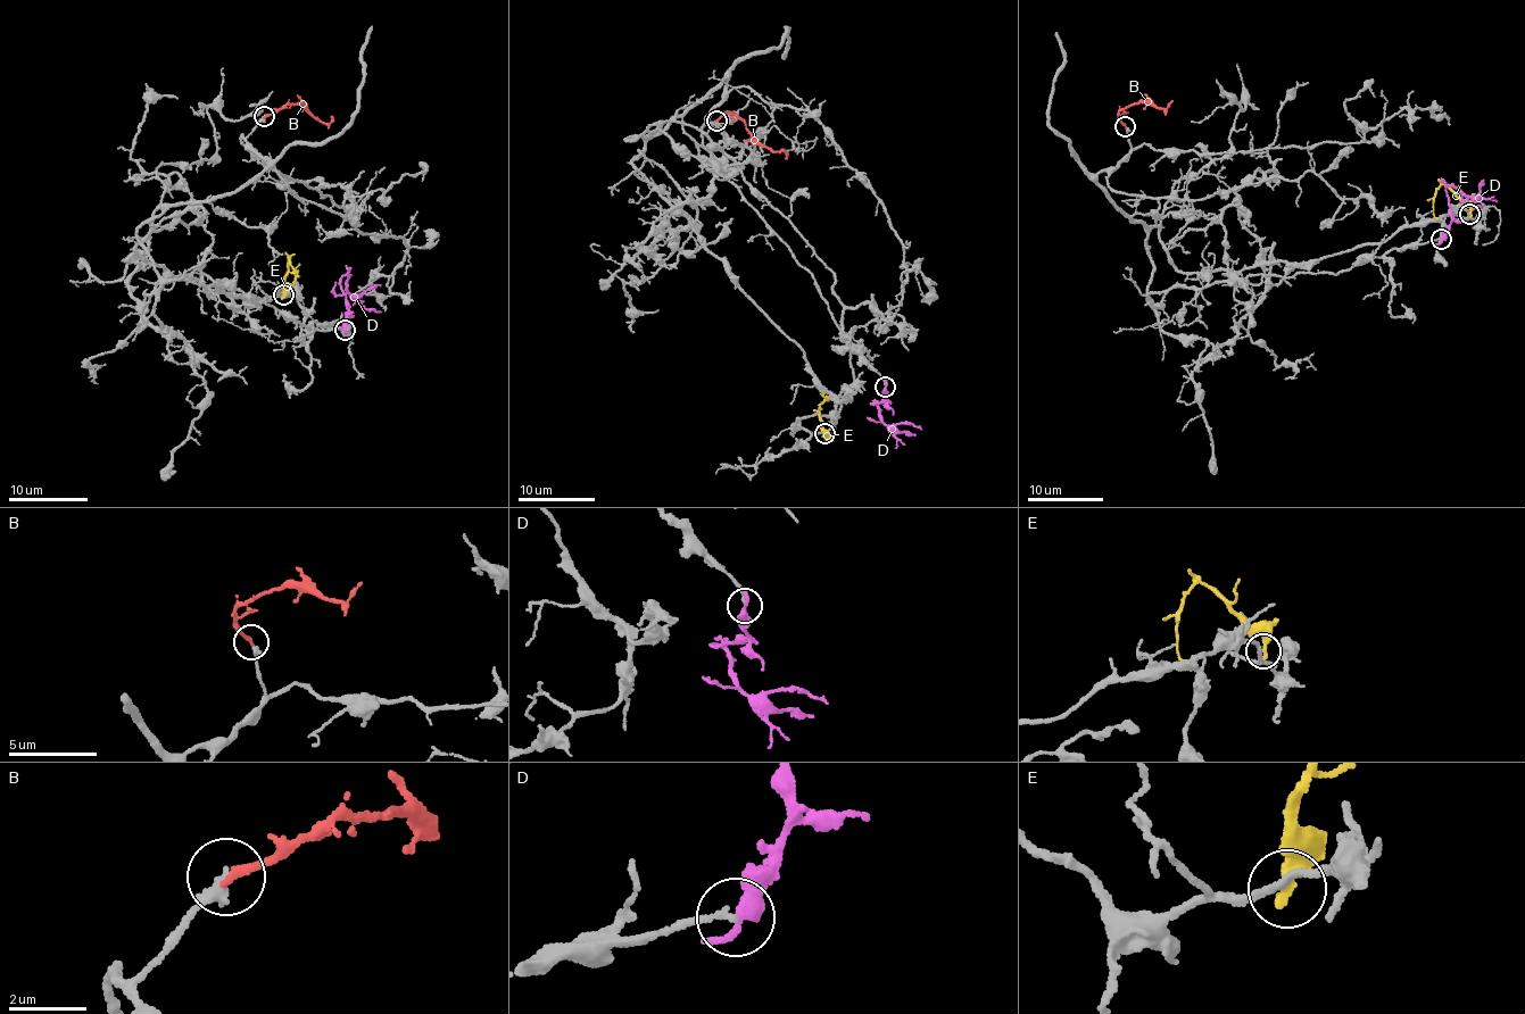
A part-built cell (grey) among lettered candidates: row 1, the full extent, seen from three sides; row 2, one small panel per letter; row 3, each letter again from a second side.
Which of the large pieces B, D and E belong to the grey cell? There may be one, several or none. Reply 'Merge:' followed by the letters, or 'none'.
Merge: B

